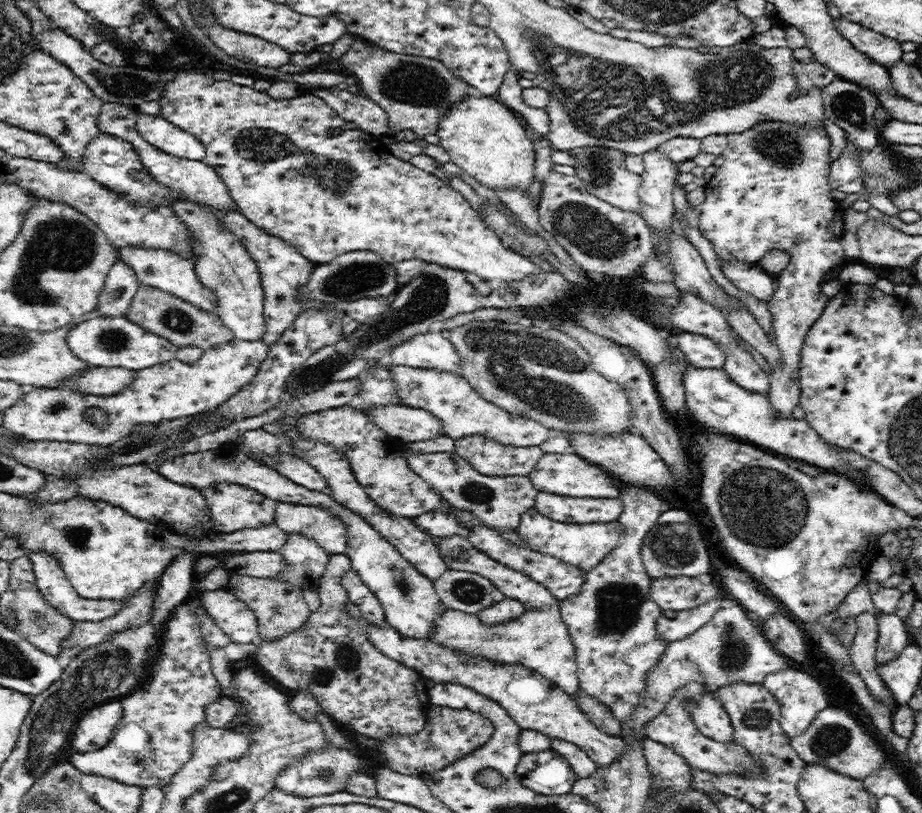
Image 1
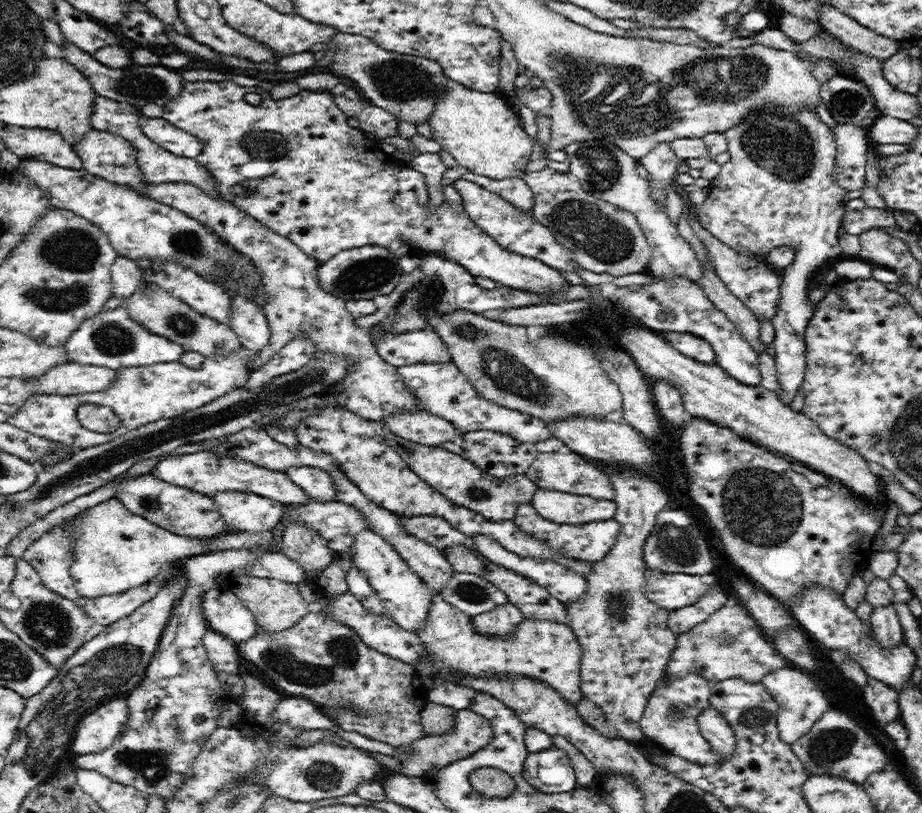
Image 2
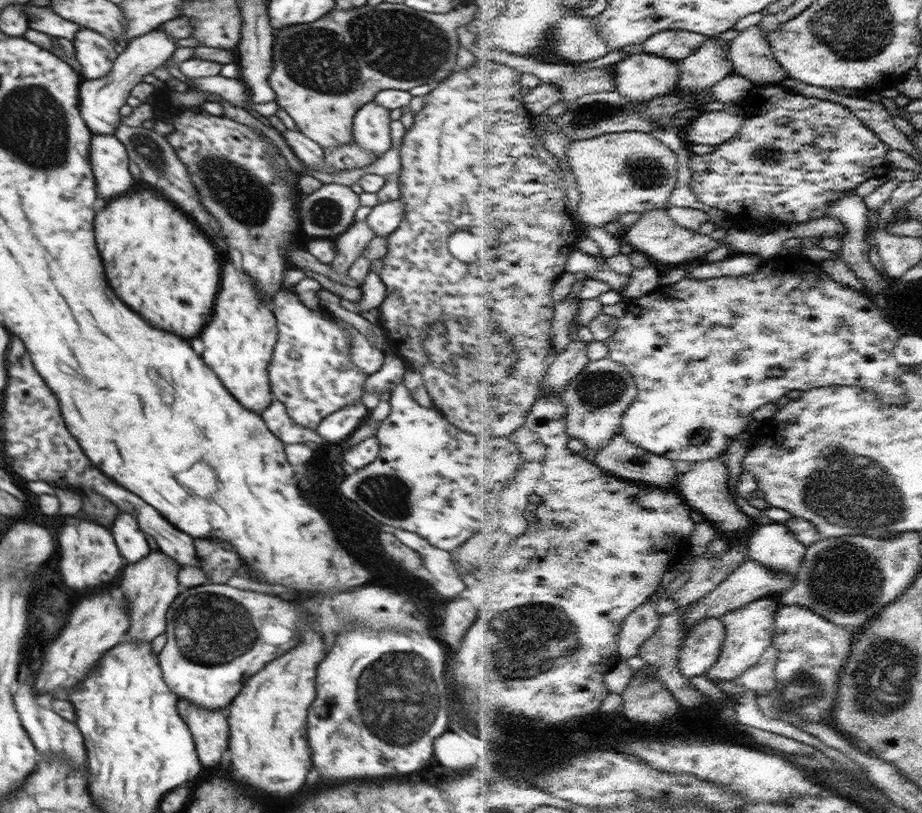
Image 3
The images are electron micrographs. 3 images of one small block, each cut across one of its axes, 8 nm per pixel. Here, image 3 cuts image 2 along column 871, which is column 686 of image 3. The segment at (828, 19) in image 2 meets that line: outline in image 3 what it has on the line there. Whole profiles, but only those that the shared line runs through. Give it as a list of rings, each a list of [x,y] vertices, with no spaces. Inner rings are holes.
[[[666,30],[646,41],[643,47],[645,52],[683,61],[702,48],[708,39],[700,32]]]

